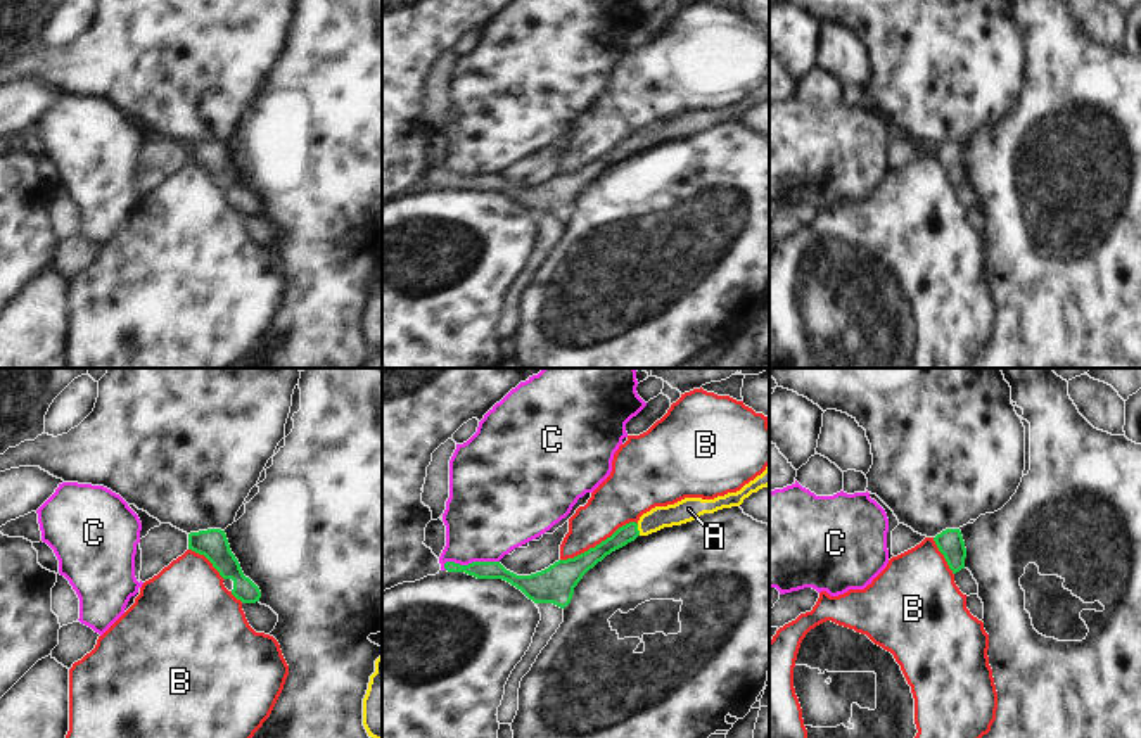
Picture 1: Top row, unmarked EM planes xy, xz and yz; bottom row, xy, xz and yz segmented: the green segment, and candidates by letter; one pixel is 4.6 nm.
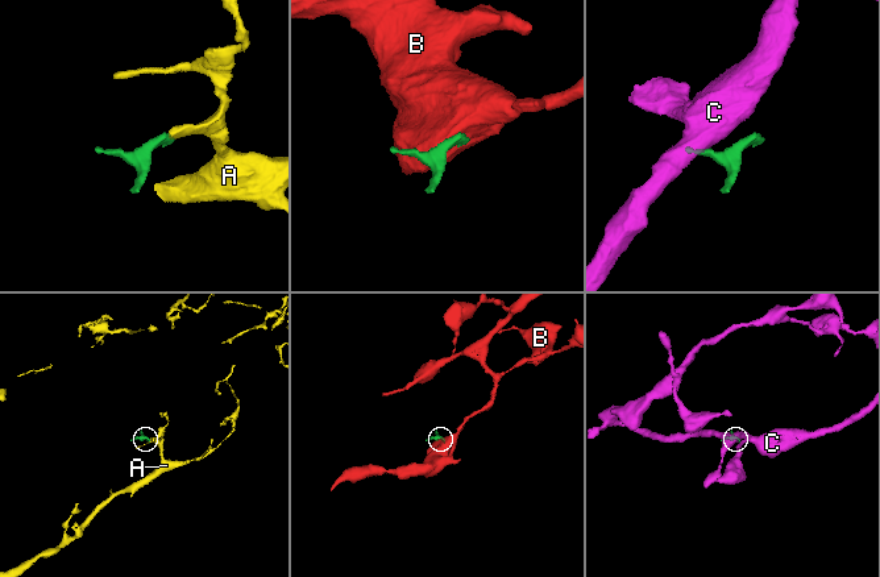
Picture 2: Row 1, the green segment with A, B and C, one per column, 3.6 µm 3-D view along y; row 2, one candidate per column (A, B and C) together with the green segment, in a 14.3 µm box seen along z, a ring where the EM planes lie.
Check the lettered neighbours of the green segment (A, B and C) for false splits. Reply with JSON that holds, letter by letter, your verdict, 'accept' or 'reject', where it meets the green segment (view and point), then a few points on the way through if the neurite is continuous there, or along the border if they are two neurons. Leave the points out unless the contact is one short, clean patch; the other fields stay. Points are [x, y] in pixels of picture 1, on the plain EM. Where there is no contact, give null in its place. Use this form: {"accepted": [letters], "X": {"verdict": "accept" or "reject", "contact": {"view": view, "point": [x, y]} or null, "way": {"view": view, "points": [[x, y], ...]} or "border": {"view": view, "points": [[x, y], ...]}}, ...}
{"accepted": ["A"], "A": {"verdict": "accept", "contact": {"view": "xz", "point": [637, 142]}, "way": {"view": "xz", "points": [[628, 146], [637, 142], [659, 130], [685, 123]]}}, "B": {"verdict": "reject", "contact": {"view": "xz", "point": [600, 156]}}, "C": {"verdict": "reject", "contact": {"view": "xz", "point": [469, 177]}, "border": {"view": "xz", "points": [[498, 173], [446, 175], [443, 180]]}}}

